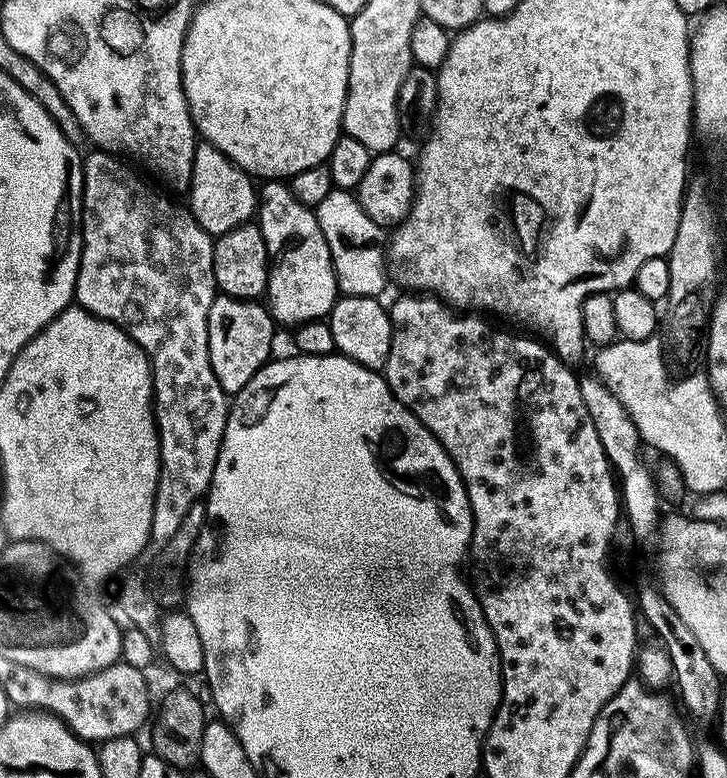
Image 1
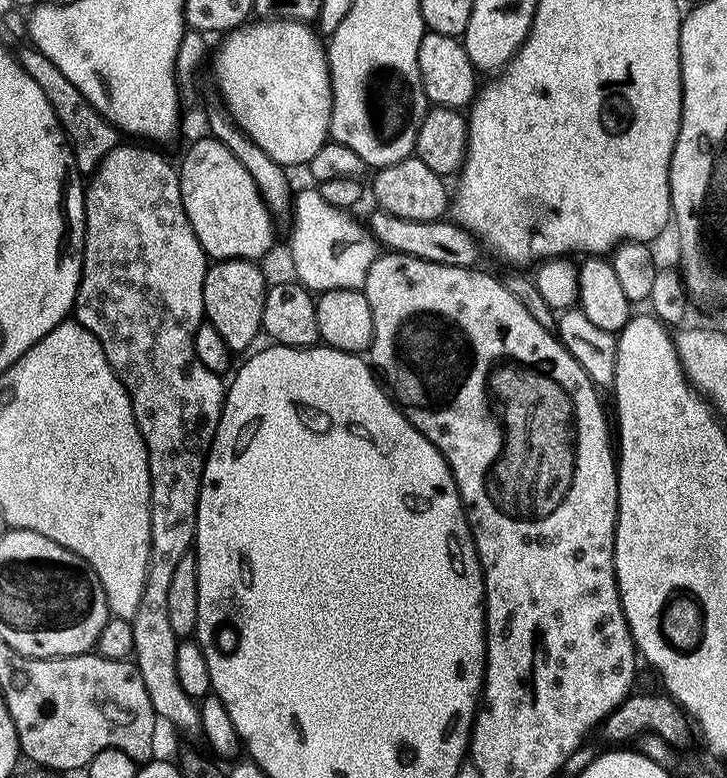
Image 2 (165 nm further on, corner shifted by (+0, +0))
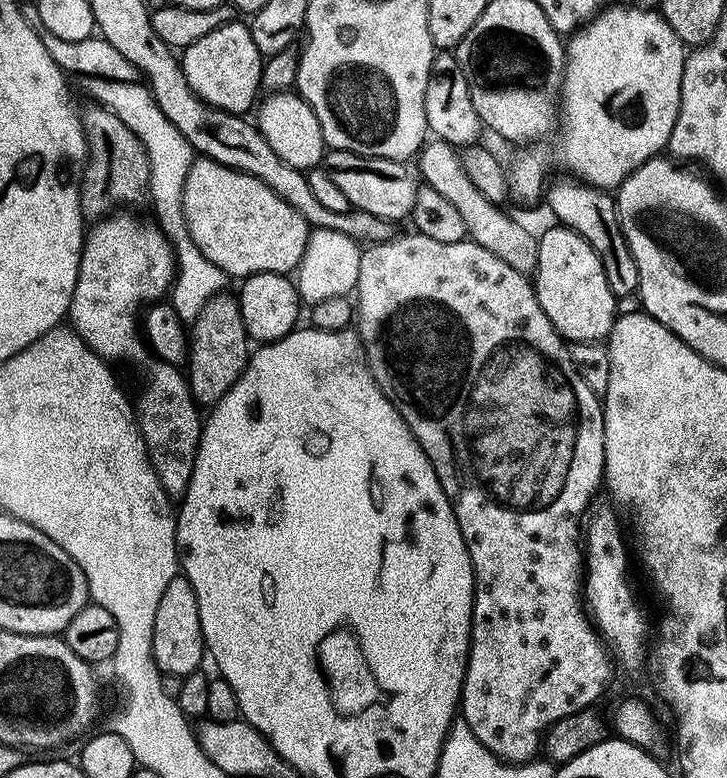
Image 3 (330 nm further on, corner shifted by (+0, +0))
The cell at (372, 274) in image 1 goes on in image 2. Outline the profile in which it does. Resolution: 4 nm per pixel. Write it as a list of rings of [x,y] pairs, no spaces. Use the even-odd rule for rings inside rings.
[[[315,188],[305,192],[297,191],[290,213],[292,220],[292,264],[296,267],[295,279],[313,293],[329,292],[330,290],[346,290],[347,288],[363,289],[366,274],[370,266],[374,266],[378,255],[378,245],[371,232],[363,223],[360,224],[343,208],[330,206],[326,198]]]

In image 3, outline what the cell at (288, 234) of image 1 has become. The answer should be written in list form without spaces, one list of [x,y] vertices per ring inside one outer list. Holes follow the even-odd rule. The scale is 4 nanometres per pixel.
[[[233,22],[218,26],[206,38],[198,38],[194,46],[183,49],[182,63],[186,82],[212,108],[221,108],[227,112],[248,114],[257,103],[256,92],[261,91],[260,79],[264,69],[265,57],[260,55],[258,46],[254,46],[252,29],[247,23]]]

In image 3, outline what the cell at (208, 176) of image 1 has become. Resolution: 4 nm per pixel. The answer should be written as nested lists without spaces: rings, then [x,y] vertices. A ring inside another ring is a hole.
[[[193,159],[182,190],[182,210],[194,246],[225,277],[243,278],[259,272],[288,274],[300,267],[310,225],[270,186],[248,172],[227,168],[213,160]]]

